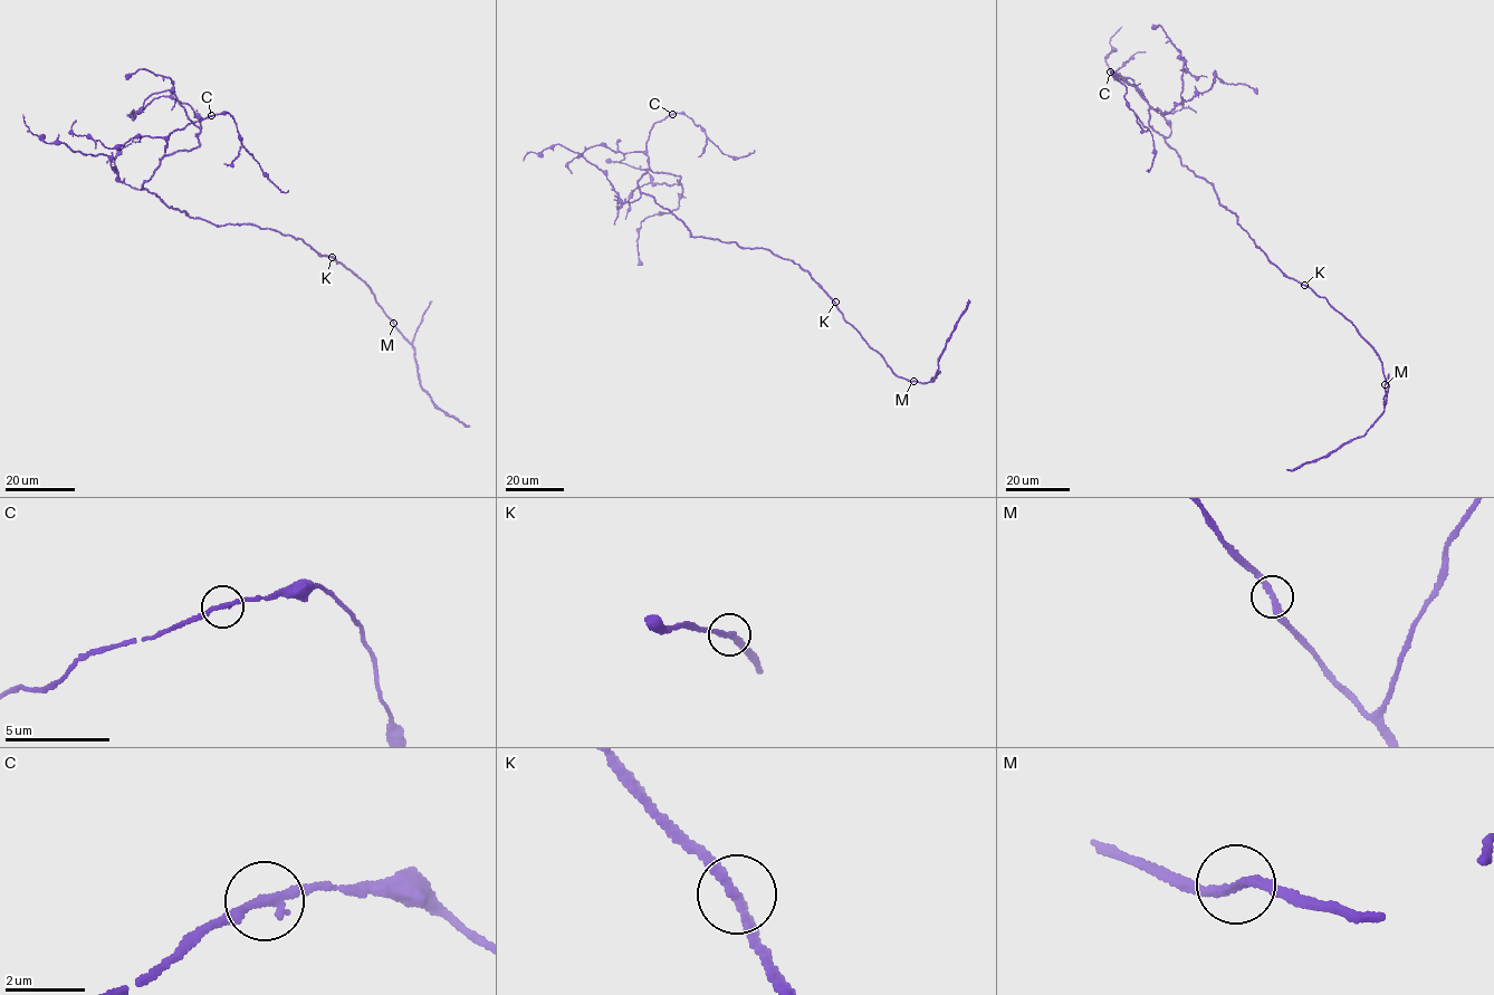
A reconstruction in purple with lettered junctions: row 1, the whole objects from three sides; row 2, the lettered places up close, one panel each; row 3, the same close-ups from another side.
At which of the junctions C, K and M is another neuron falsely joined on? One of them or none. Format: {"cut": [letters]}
{"cut": []}

